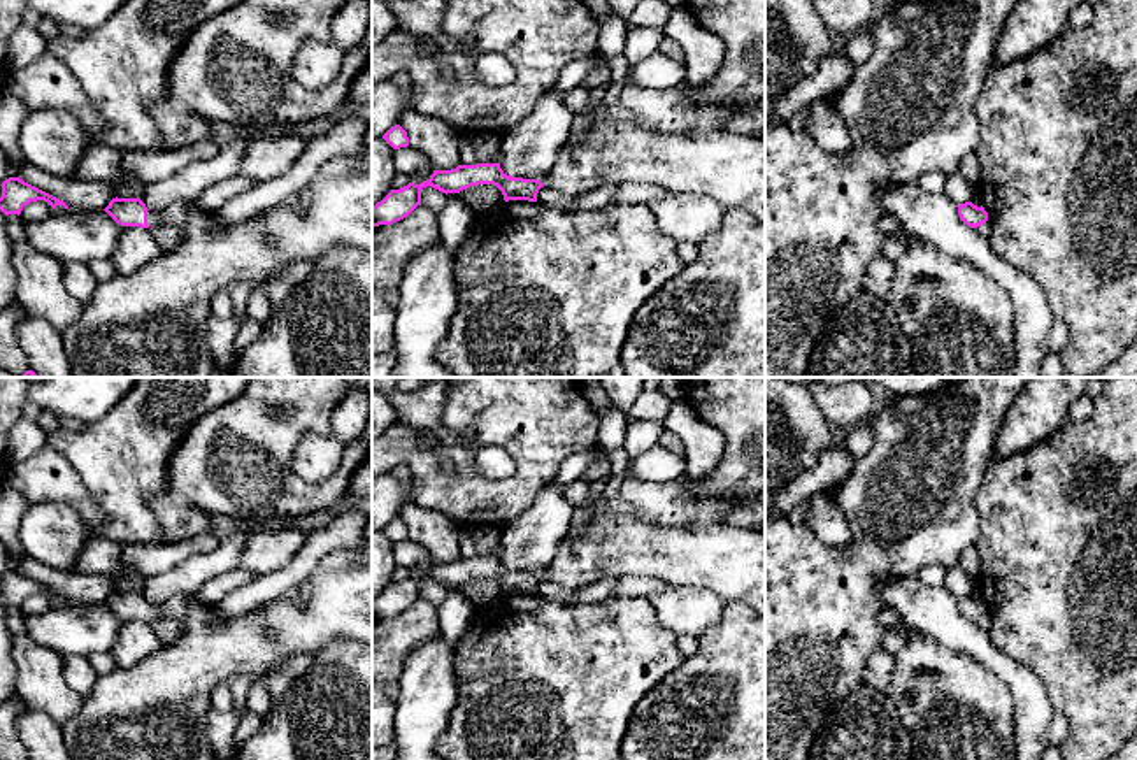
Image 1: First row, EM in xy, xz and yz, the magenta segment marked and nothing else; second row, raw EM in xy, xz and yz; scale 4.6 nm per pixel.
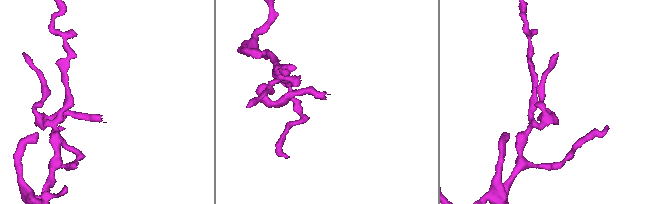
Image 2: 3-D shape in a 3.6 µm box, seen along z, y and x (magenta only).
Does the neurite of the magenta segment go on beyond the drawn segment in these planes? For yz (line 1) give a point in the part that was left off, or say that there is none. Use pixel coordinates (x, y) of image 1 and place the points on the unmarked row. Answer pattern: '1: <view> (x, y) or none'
1: none

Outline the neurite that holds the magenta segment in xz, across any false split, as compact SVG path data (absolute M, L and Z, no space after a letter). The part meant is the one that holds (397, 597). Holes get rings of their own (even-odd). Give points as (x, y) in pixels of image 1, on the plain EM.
M476 556L458 558L451 563L433 563L433 567L419 576L409 576L400 583L391 583L381 595L372 600L372 620L393 618L407 611L418 599L421 599L421 583L432 579L442 586L460 586L470 579L493 577L504 593L528 593L537 595L537 586L544 576L537 572L511 570L500 556Z

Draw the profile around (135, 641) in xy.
M125 620L111 648L111 656L118 669L130 669L161 648L163 642L149 621Z

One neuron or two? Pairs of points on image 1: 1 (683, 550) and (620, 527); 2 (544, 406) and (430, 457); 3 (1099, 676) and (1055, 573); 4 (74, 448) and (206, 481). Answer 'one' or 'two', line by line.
1: one
2: one
3: one
4: two

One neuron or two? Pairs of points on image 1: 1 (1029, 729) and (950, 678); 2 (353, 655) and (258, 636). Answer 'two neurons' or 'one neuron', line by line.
1: two neurons
2: two neurons

